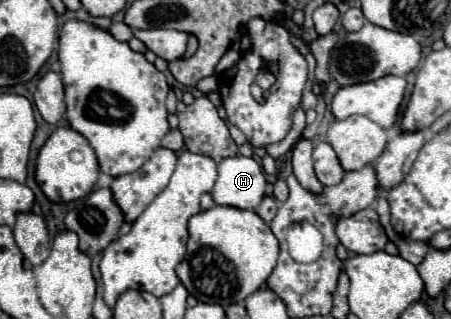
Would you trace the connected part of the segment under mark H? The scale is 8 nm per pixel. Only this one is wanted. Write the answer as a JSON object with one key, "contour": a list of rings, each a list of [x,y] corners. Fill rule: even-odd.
{"contour":[[[246,156],[224,158],[218,164],[218,180],[212,188],[216,204],[240,210],[256,210],[264,198],[264,168]]]}

